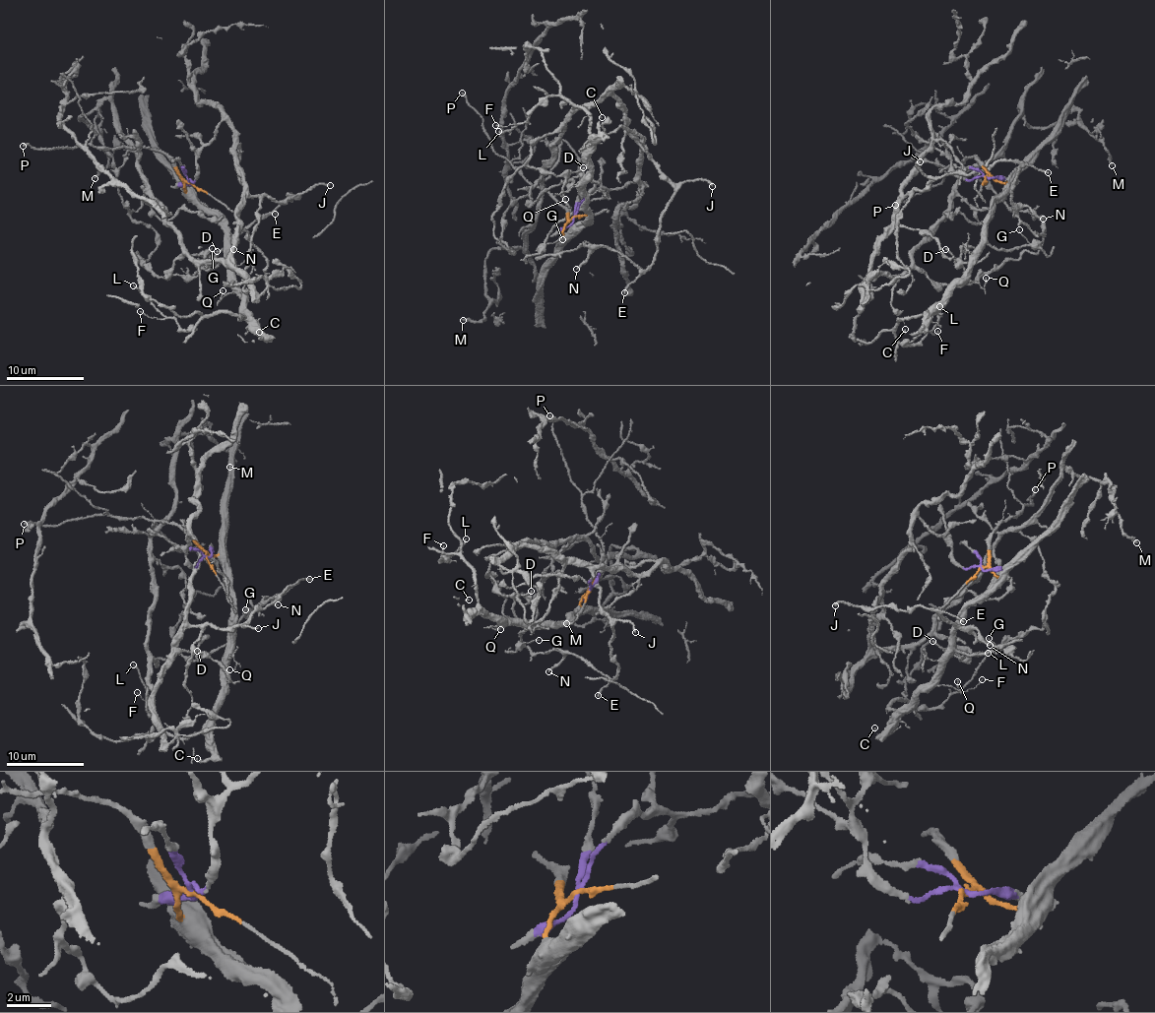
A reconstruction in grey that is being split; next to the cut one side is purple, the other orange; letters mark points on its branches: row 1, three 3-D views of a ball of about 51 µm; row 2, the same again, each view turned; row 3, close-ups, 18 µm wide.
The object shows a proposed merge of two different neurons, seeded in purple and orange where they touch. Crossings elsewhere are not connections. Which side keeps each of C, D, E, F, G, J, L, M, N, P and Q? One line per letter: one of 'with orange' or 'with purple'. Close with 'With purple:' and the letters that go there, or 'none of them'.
C: with orange
D: with purple
E: with purple
F: with orange
G: with orange
J: with purple
L: with orange
M: with purple
N: with purple
P: with orange
Q: with orange
With purple: D, E, J, M, N

